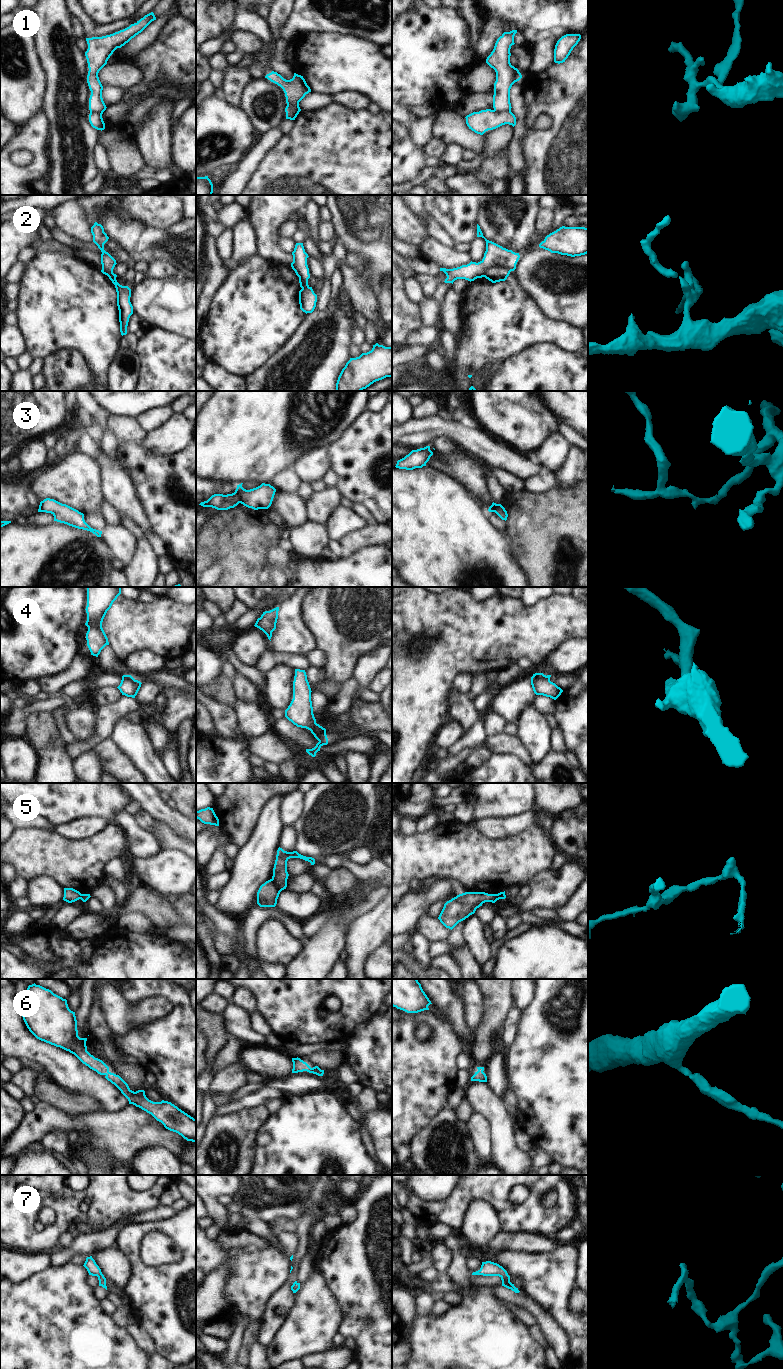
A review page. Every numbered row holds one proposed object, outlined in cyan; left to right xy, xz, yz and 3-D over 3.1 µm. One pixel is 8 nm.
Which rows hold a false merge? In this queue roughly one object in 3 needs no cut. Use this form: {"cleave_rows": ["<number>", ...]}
{"cleave_rows": ["1", "2", "3", "4", "5"]}

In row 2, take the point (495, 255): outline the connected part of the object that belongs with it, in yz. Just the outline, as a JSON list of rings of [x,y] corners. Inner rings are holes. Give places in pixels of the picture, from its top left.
[[[477,224],[477,237],[482,237],[486,241],[486,251],[483,259],[476,263],[470,262],[467,265],[462,265],[453,269],[440,268],[447,278],[445,283],[452,283],[457,279],[465,279],[468,281],[474,281],[477,278],[484,277],[484,274],[491,267],[507,267],[510,271],[516,269],[516,264],[520,258],[519,253],[515,253],[512,250],[503,248],[502,246],[487,240]]]

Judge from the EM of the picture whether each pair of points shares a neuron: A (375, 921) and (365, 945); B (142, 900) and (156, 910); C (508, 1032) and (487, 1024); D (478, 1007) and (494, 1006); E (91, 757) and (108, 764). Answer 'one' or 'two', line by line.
A: one
B: one
C: two
D: two
E: two

